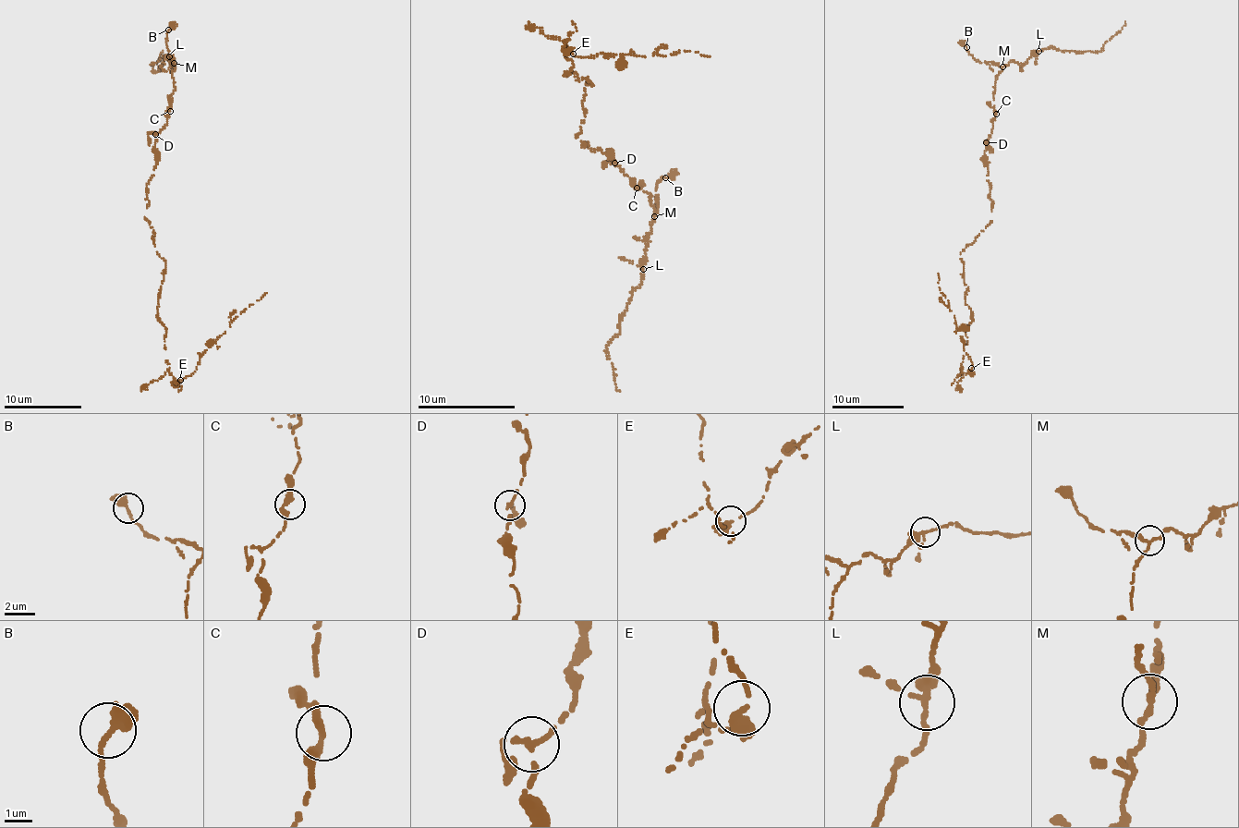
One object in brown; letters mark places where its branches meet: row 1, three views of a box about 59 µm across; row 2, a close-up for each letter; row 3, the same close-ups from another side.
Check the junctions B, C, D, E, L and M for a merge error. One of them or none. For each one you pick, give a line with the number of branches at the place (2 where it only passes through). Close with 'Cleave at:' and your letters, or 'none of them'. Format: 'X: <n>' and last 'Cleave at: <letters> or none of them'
E: 3
Cleave at: E

